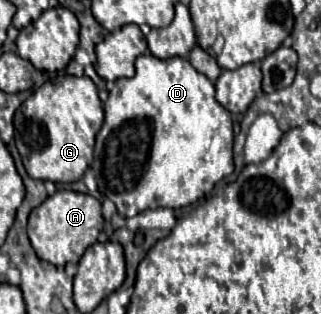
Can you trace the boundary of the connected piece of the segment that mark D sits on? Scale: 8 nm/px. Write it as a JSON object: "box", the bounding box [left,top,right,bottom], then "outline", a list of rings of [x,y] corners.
{"box":[92,55,234,217],"outline":[[[140,55],[136,59],[136,75],[132,79],[116,81],[116,87],[104,103],[104,113],[104,125],[96,135],[92,169],[100,193],[112,199],[118,213],[124,217],[134,217],[140,211],[158,207],[186,207],[210,193],[222,177],[234,171],[234,130],[230,113],[216,103],[214,83],[198,73],[184,57],[162,61],[152,55]]]}

